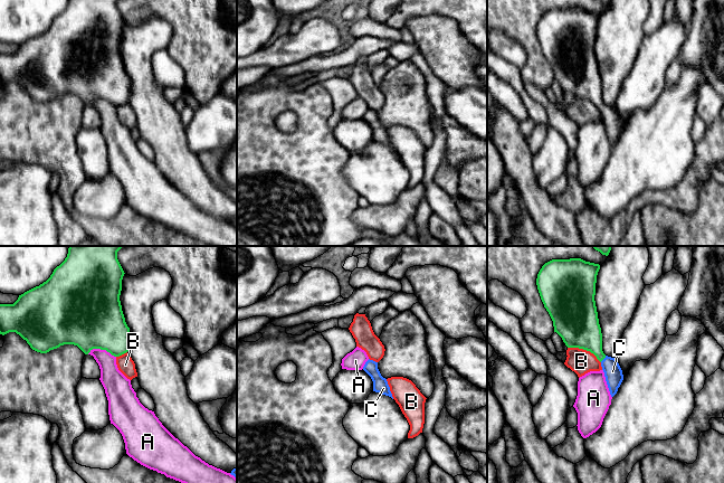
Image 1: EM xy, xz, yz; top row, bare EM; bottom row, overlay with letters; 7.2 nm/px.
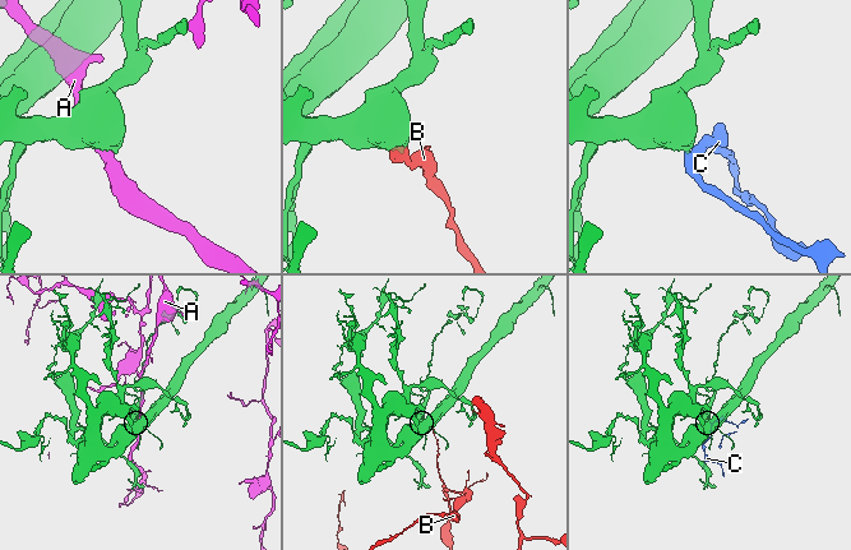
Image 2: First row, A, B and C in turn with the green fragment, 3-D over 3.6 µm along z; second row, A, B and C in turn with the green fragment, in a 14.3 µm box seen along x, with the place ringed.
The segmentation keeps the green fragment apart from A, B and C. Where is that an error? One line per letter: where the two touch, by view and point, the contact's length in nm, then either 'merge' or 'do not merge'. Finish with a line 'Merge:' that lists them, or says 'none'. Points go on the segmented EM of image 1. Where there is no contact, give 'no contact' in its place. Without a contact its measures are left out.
A: meets green in xy at (102, 349); contact 200 nm long; do not merge
B: meets green in yz at (584, 349); contact 260 nm long; do not merge
C: meets green in yz at (602, 359); contact 60 nm long; merge
Merge: C

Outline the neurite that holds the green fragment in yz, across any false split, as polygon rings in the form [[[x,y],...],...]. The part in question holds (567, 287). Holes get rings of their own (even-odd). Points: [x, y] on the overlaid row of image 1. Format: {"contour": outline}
{"contour": [[[581,258],[552,259],[540,269],[537,290],[556,332],[568,348],[593,353],[601,362],[613,397],[623,375],[615,358],[602,351],[602,333],[594,301],[599,264]]]}

